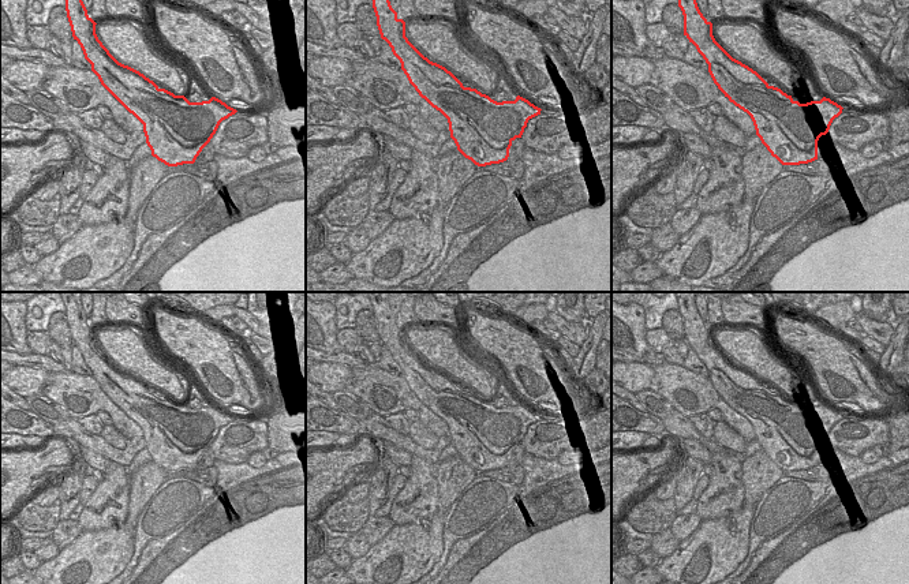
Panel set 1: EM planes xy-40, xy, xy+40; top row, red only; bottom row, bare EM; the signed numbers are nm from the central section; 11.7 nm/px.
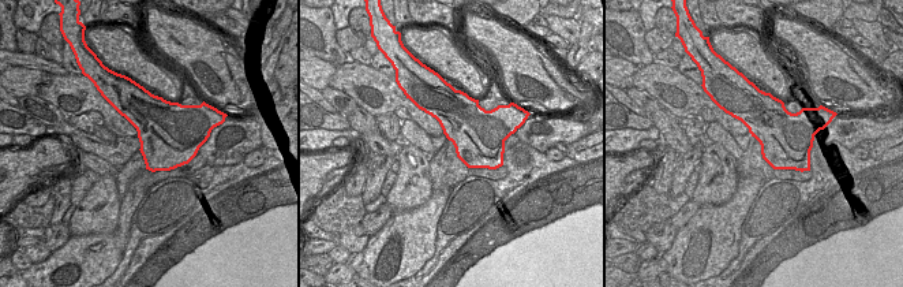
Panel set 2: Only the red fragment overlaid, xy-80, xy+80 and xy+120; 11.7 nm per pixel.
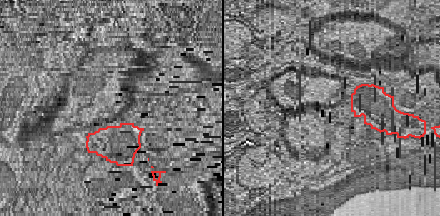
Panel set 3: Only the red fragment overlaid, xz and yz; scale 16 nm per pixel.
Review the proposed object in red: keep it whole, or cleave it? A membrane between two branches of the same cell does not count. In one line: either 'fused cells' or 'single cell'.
fused cells

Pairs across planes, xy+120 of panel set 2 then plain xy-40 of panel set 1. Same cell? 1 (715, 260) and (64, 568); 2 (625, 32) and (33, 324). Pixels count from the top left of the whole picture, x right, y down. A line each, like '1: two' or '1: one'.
1: one
2: two

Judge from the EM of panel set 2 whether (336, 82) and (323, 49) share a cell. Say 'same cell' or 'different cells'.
different cells

